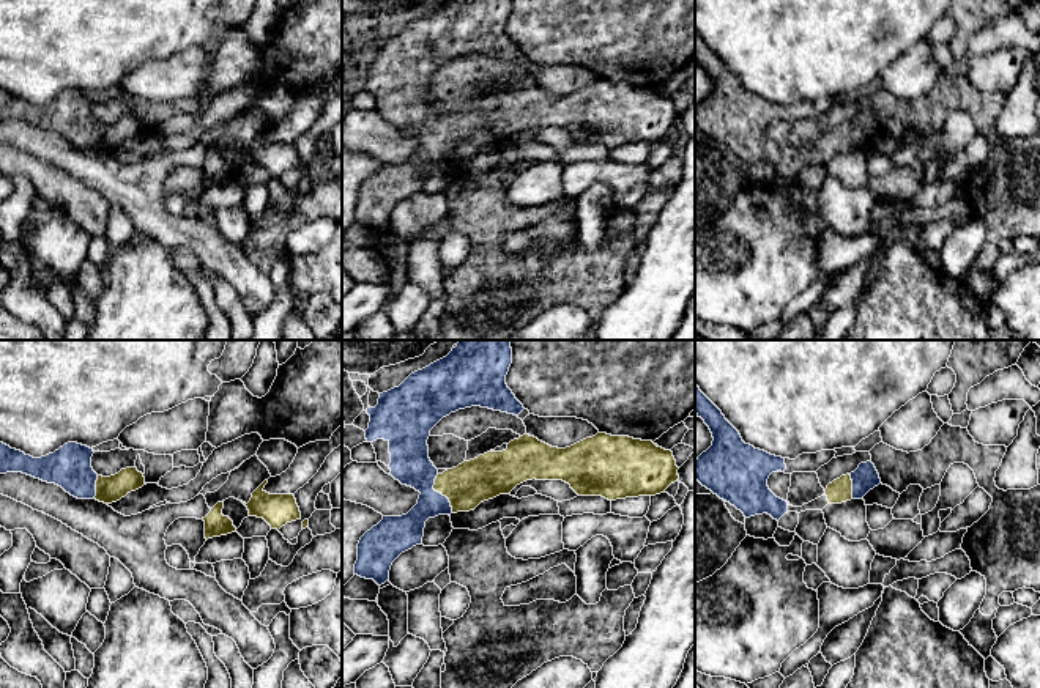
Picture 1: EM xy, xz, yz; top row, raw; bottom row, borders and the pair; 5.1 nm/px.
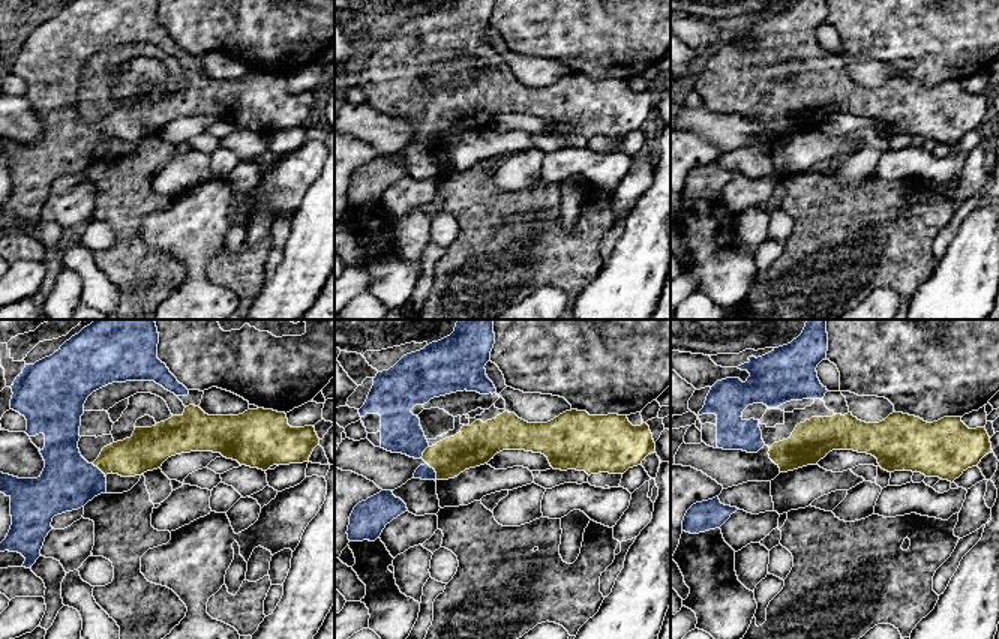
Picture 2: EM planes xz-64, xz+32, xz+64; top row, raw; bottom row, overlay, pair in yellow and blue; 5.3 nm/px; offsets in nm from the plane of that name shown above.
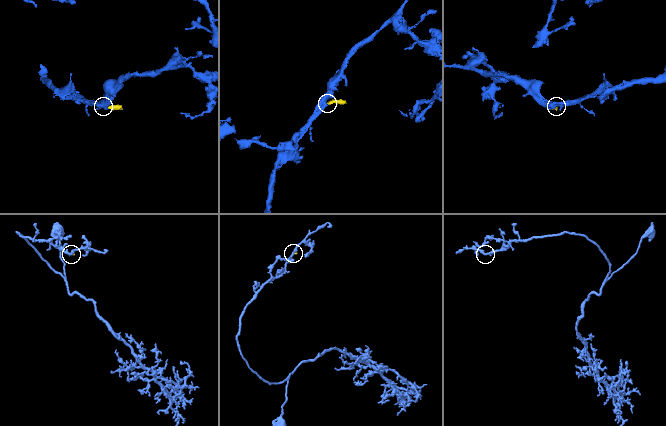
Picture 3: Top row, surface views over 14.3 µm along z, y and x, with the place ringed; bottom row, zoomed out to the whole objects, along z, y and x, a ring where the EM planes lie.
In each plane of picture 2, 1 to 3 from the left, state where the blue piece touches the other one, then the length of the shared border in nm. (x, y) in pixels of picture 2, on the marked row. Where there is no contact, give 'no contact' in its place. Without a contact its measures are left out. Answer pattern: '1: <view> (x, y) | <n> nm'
1: xz-64 (99, 468) | 100 nm
2: xz+32 (435, 471) | 110 nm
3: no contact

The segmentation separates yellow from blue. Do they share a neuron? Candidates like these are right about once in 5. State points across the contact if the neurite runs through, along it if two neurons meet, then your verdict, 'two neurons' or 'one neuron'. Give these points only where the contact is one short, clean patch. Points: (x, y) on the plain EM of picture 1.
way xz (481, 126), (459, 137), (440, 139), (410, 112); one neuron

